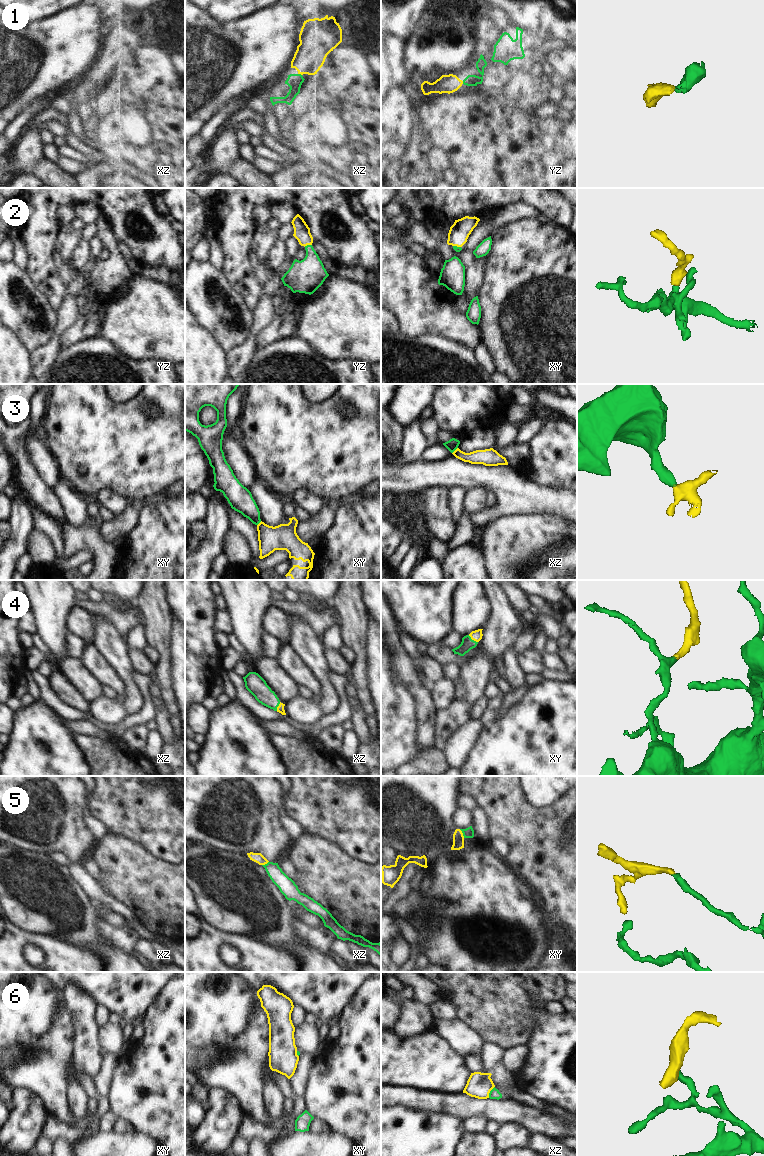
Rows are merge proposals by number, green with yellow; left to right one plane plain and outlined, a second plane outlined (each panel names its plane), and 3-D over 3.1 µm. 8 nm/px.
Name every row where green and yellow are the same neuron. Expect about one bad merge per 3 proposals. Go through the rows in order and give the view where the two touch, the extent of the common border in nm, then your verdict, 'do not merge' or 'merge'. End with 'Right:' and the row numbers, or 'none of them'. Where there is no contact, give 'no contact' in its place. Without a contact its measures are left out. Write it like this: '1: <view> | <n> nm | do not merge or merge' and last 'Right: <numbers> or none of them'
1: xz | 40 nm | merge
2: yz | 70 nm | merge
3: xz | 70 nm | do not merge
4: xy | 100 nm | merge
5: xy | 80 nm | merge
6: xz | 110 nm | do not merge
Right: 1, 2, 4, 5

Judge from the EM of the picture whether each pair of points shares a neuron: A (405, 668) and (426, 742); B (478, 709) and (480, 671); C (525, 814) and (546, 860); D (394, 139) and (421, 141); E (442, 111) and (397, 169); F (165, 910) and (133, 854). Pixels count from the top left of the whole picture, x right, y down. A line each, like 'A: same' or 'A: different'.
A: same
B: different
C: same
D: different
E: different
F: same

